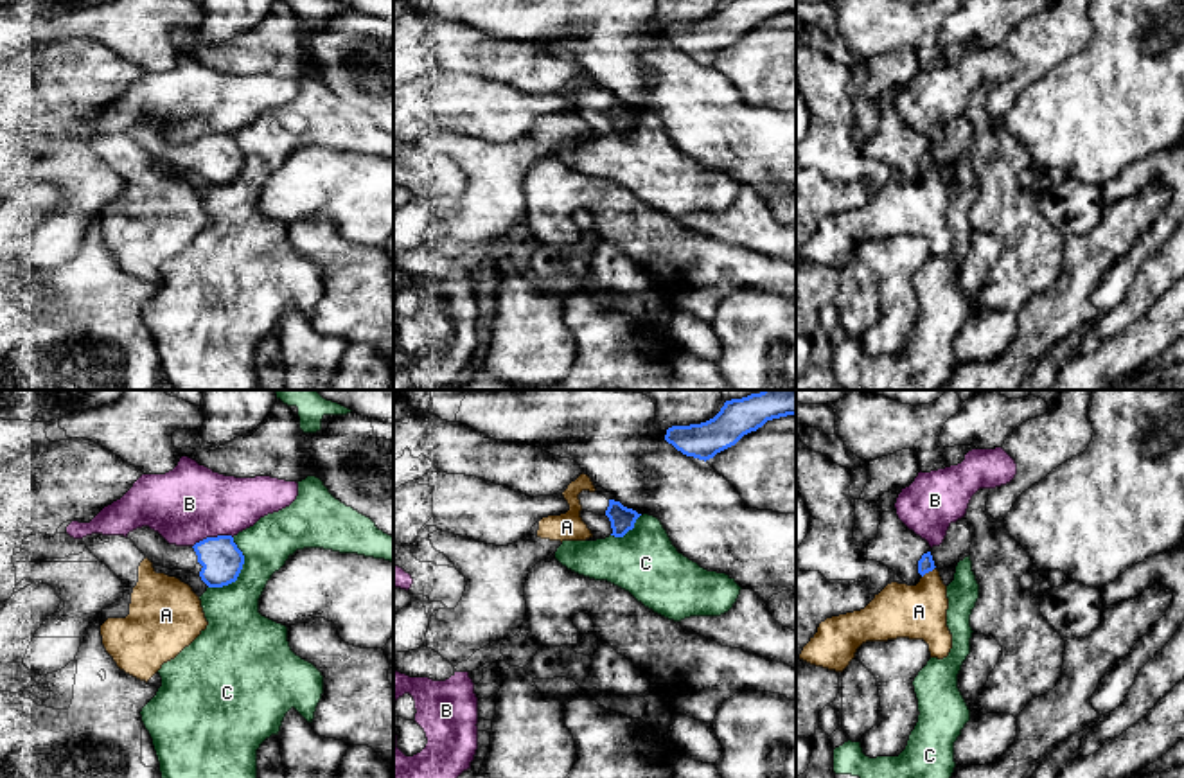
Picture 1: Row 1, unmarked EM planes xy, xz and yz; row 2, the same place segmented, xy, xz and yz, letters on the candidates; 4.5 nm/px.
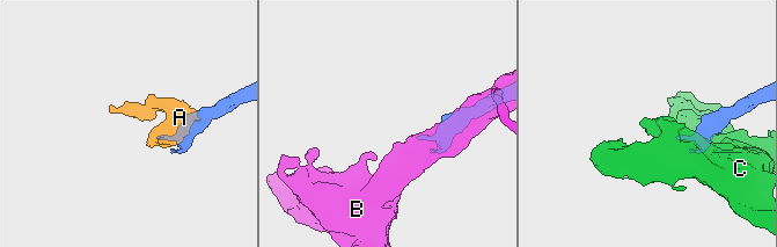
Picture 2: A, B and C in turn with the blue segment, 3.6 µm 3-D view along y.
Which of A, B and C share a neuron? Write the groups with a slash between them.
A / B / C

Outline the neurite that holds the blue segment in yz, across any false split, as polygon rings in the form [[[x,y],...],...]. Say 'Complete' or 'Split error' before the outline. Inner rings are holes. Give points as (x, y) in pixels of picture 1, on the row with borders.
Split error. [[[950,523],[947,535],[940,546],[932,546],[918,561],[918,573],[923,577],[934,568],[956,568],[959,557],[970,553],[972,534],[965,525]]]

